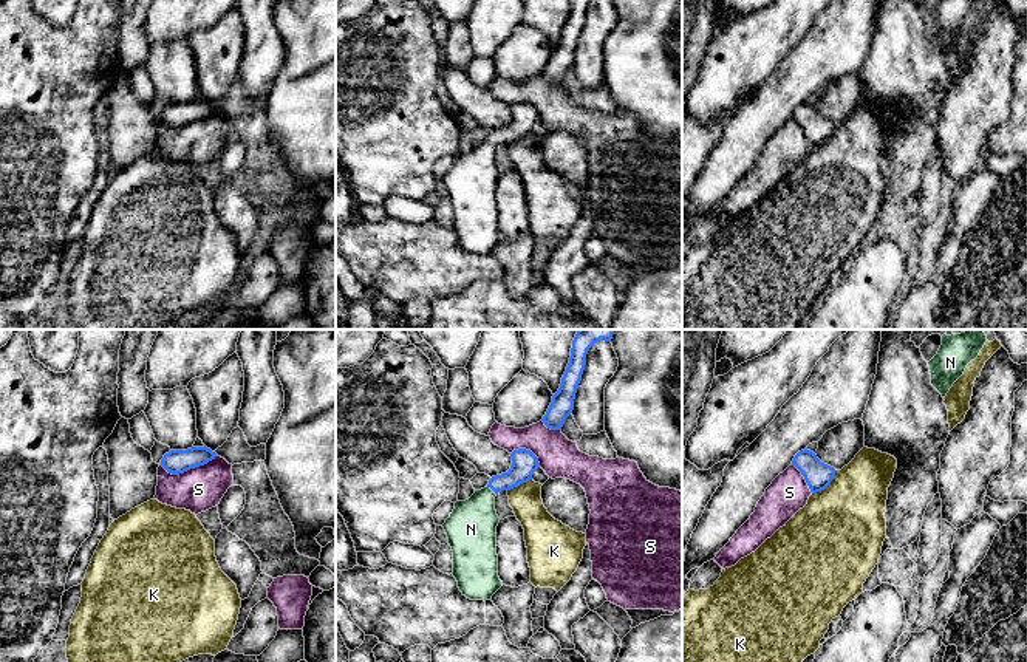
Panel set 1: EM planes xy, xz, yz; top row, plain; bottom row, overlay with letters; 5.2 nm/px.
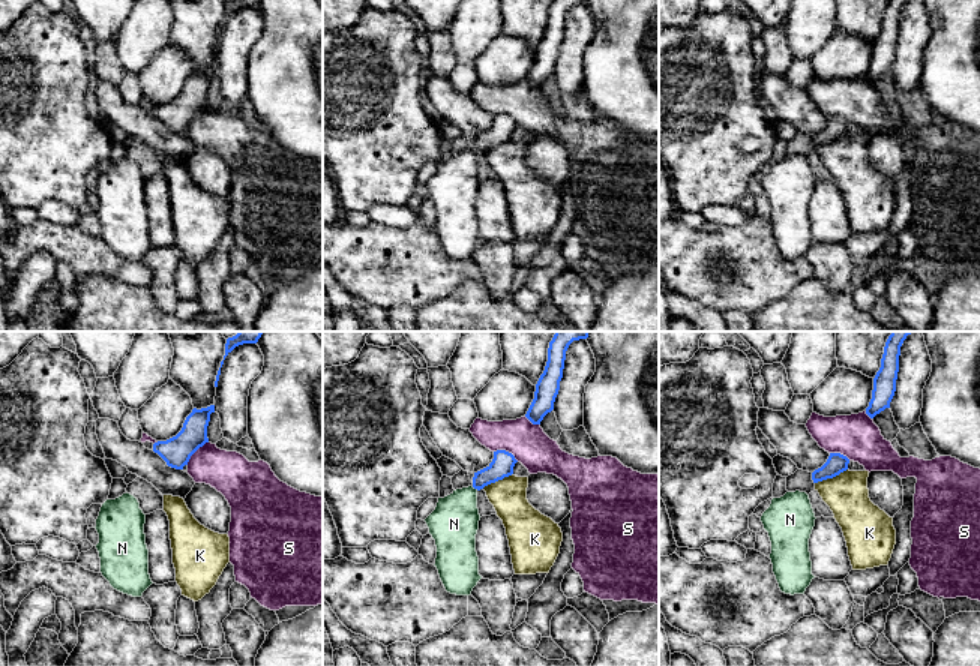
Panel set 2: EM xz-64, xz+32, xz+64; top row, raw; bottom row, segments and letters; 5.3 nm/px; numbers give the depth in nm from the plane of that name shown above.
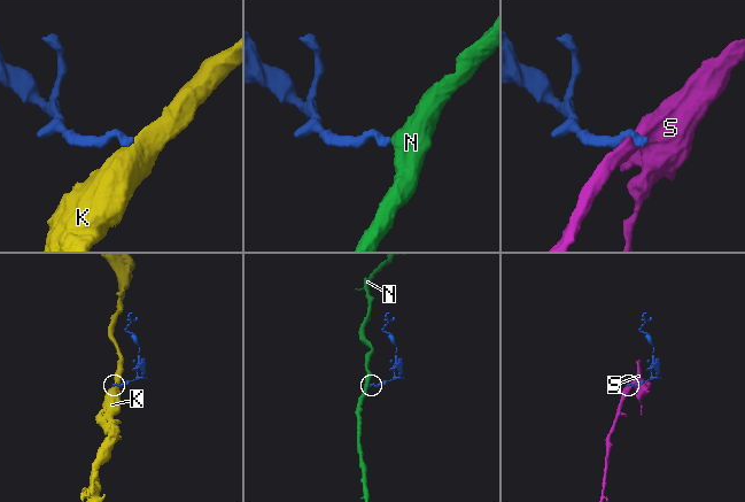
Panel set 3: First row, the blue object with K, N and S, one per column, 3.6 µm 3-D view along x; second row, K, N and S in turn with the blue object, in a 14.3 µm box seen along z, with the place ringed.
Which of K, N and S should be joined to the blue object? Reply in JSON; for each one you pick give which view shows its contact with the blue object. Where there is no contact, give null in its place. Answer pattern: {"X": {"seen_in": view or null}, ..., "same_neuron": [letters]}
{"N": {"seen_in": "xz"}, "same_neuron": ["N"]}

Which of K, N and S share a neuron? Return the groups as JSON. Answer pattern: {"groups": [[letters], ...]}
{"groups": [["K"], ["N"], ["S"]]}

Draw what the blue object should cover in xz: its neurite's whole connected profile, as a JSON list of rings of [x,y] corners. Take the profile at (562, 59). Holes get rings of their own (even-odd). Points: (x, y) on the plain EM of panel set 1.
[[[572,0],[569,17],[561,31],[558,45],[552,49],[552,56],[543,70],[543,76],[551,84],[561,84],[566,71],[574,63],[574,53],[586,19],[586,8],[591,0]]]

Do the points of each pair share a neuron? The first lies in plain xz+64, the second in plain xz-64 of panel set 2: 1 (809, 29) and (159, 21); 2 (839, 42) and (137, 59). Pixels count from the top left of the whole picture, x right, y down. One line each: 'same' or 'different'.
1: same
2: different

